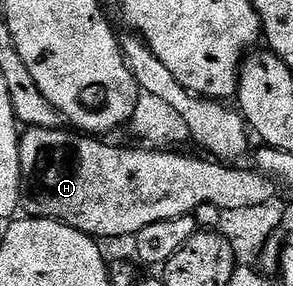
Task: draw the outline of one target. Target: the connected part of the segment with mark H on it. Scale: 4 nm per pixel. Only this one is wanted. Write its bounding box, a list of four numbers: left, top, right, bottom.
[19,127,277,241]

